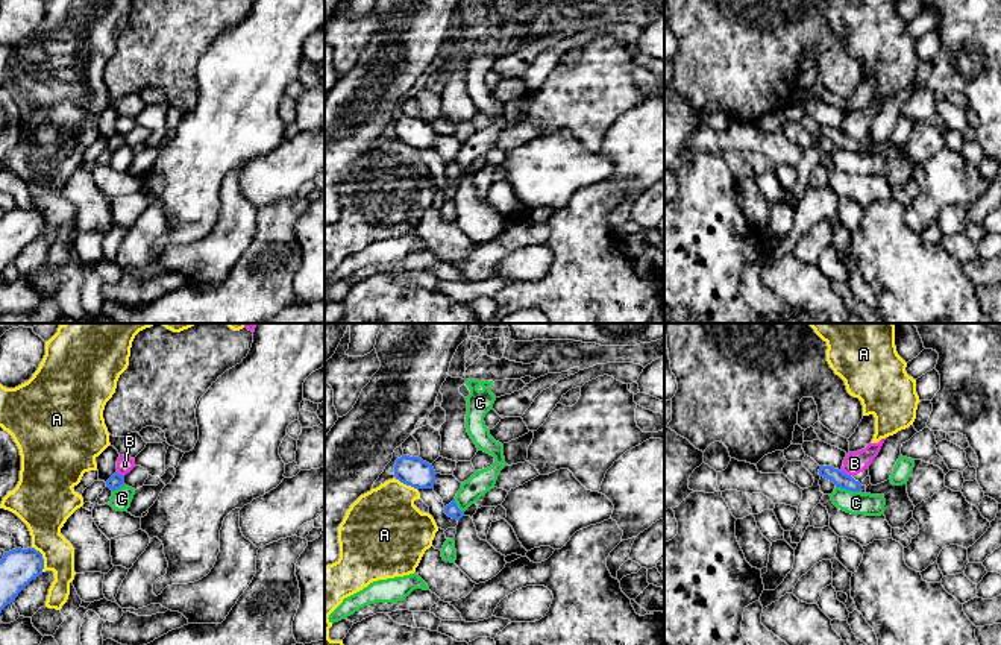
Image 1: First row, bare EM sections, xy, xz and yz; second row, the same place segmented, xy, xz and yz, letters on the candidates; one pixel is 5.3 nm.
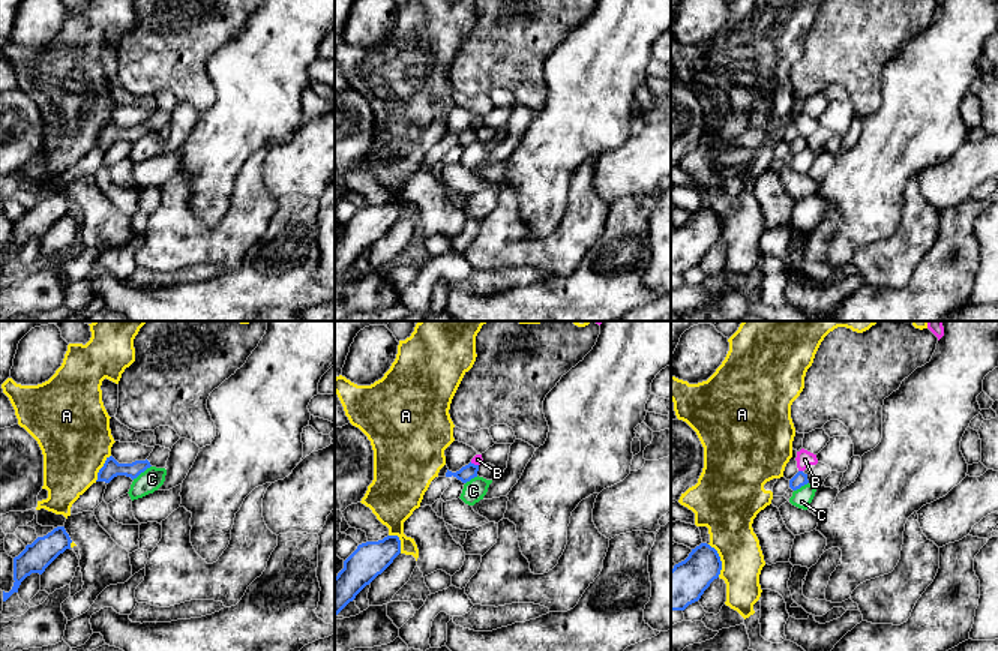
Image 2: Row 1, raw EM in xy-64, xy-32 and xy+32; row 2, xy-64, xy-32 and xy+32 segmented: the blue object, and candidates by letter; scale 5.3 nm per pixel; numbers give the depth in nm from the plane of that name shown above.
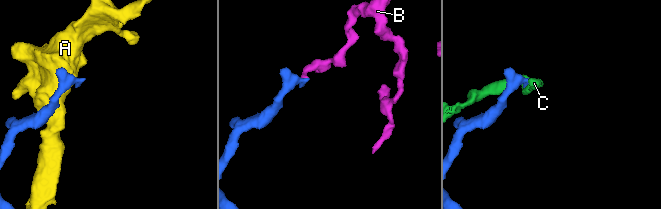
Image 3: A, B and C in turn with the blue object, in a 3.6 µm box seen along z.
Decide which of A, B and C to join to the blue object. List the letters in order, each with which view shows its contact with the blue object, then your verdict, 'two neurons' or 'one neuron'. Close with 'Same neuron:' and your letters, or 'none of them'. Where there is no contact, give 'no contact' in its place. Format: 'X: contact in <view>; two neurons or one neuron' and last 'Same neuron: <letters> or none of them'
A: contact in xy; two neurons
B: contact in yz; two neurons
C: contact in yz; two neurons
Same neuron: none of them

